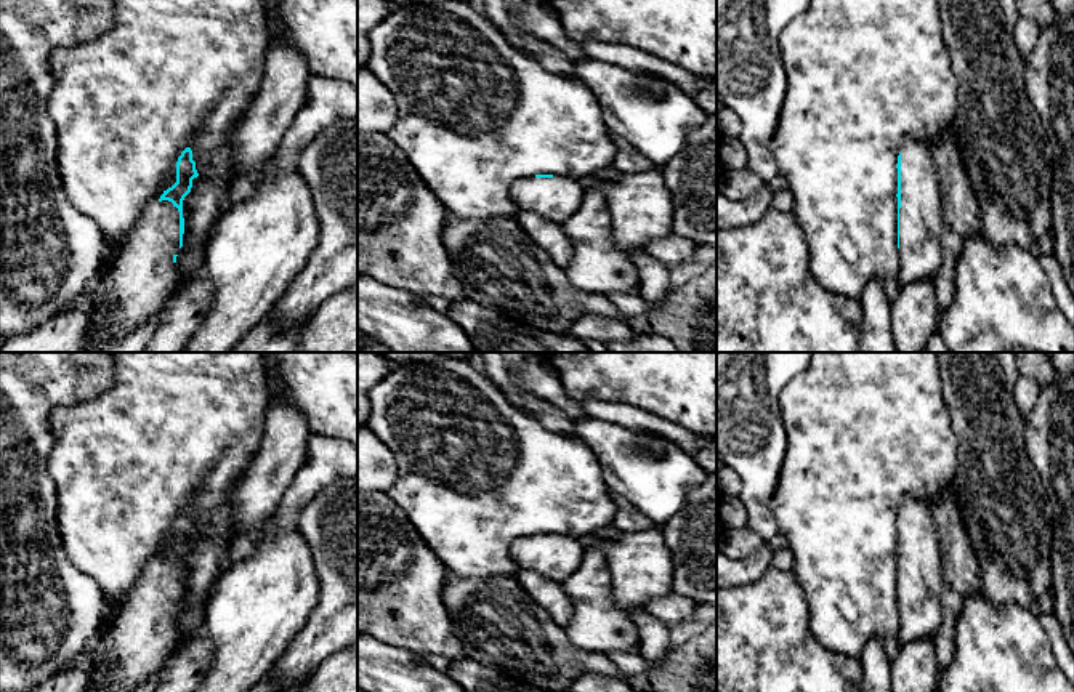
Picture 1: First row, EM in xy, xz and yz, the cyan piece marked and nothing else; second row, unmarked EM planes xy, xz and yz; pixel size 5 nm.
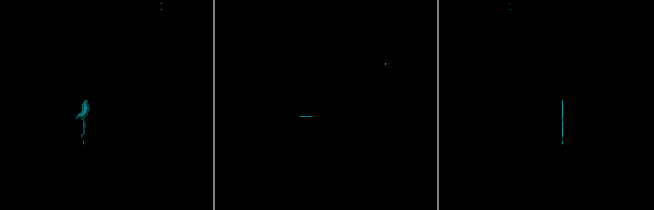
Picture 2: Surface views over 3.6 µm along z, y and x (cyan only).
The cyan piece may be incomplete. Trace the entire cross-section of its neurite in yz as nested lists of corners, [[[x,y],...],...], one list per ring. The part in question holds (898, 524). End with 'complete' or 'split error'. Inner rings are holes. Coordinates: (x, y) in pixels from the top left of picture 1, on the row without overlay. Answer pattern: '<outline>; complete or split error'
[[[907,495],[898,514],[899,644],[935,638],[944,618],[944,559],[933,511]]]; split error

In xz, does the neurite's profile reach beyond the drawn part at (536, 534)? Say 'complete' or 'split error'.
split error

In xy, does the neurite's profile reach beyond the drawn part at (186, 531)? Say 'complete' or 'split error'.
split error

